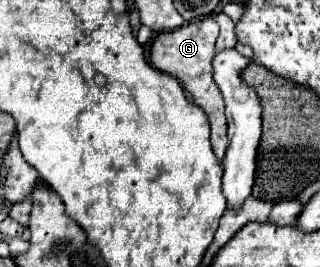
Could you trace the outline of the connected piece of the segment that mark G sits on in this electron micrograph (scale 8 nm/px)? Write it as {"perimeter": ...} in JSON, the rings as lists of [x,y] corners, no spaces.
{"perimeter":[[[213,16],[187,22],[177,30],[171,32],[159,32],[157,38],[151,44],[151,64],[167,72],[169,76],[181,80],[181,86],[193,96],[193,102],[205,110],[209,122],[211,122],[211,146],[215,156],[221,160],[227,148],[227,118],[225,118],[225,106],[223,106],[223,96],[219,94],[219,88],[215,86],[213,80],[213,58],[215,58],[215,40],[219,34],[219,26]]]}

